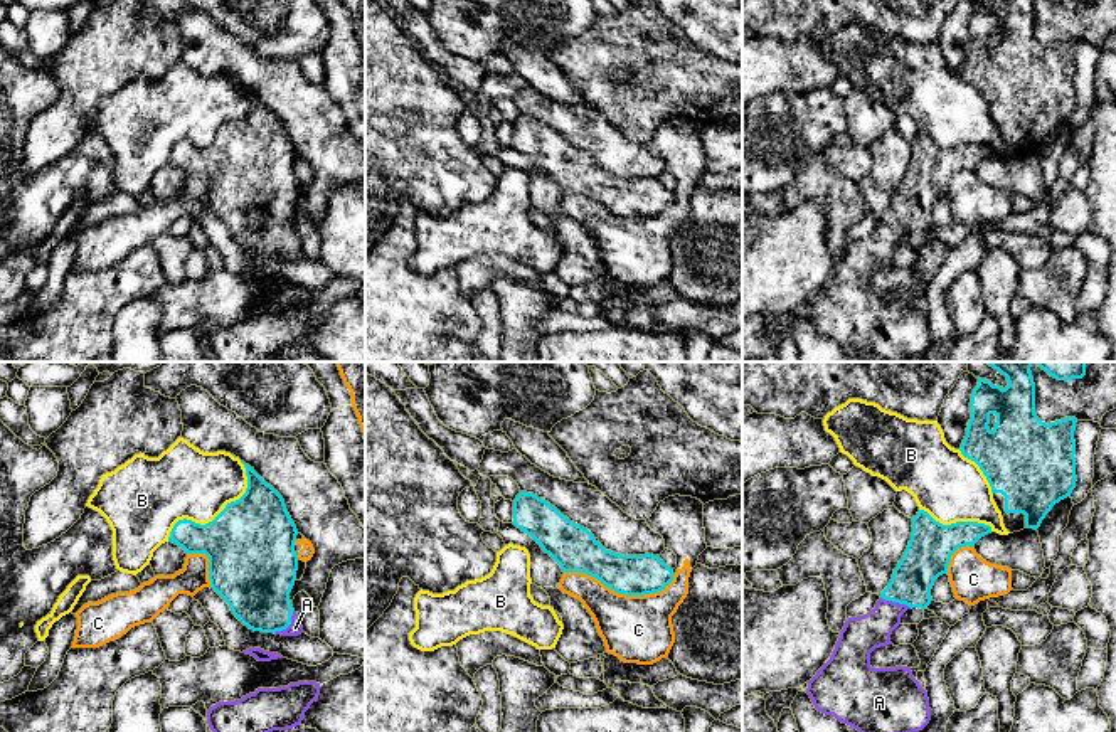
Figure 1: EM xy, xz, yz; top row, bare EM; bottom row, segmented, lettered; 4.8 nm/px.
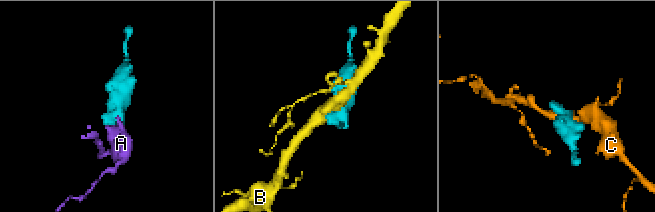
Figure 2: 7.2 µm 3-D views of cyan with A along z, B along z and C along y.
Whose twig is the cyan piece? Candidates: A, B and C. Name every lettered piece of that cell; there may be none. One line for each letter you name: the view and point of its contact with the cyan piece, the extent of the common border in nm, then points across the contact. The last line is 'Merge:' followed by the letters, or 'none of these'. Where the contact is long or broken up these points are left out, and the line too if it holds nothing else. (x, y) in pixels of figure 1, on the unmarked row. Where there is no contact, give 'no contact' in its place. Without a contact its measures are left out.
A: contact yz (896, 224); length 160 nm
Merge: A

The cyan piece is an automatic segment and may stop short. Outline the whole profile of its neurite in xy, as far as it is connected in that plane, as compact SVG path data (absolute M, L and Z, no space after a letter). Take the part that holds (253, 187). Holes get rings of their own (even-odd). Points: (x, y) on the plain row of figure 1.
M249 88L246 91L246 116L226 128L209 146L178 143L168 160L185 177L209 180L210 210L229 227L232 237L249 252L298 259L303 256L300 239L290 224L296 204L298 178L295 175L296 148L291 143L283 119L268 108Z

